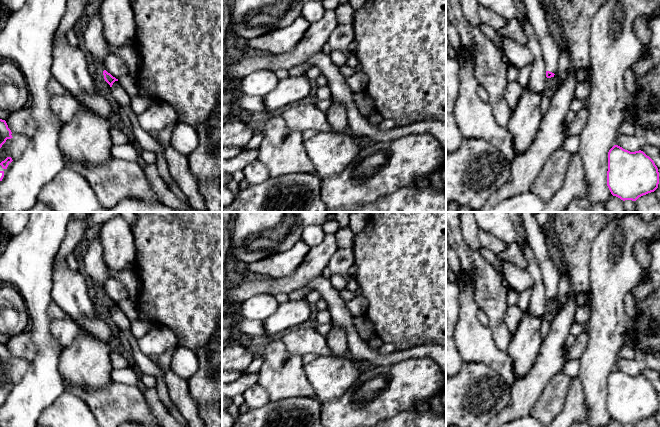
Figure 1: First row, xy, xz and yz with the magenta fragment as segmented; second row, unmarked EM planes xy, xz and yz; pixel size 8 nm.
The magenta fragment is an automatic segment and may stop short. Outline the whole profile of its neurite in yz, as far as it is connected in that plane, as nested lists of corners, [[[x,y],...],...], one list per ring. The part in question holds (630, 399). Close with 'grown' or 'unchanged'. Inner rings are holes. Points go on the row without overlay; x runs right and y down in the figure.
[[[614,369],[608,376],[607,410],[613,420],[636,425],[658,412],[659,396],[643,375],[630,376]]] | unchanged

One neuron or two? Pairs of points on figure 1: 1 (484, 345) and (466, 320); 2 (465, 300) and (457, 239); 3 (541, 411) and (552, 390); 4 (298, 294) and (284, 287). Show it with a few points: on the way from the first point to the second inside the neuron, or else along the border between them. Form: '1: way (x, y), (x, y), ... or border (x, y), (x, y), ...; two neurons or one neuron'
1: way (478, 339), (468, 329), (468, 326); one neuron
2: border (462, 269), (470, 277), (473, 291); two neurons
3: way (546, 406), (552, 400), (552, 395); one neuron
4: border (305, 284), (287, 293); two neurons

